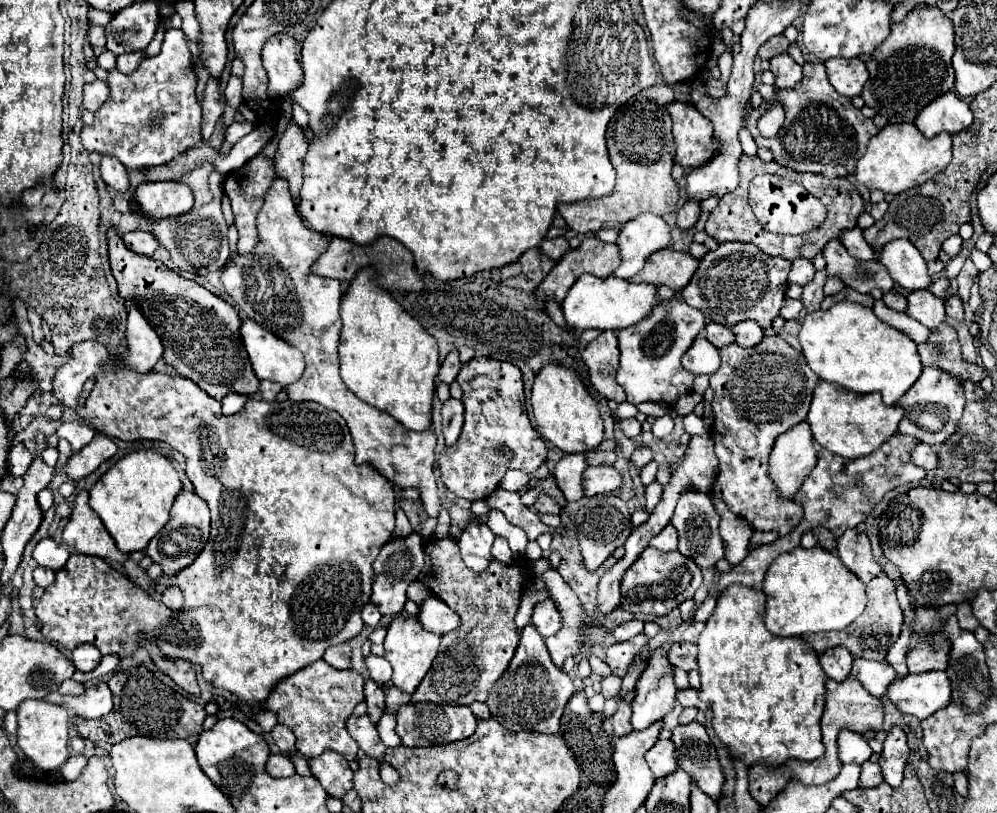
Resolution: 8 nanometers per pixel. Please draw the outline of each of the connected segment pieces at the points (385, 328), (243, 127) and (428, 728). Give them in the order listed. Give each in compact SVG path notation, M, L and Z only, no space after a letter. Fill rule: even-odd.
M370 266L362 268L354 276L354 282L350 282L346 294L340 300L340 318L340 376L346 388L366 404L394 416L408 430L426 430L432 424L434 380L440 370L436 338L428 334L422 324L414 320L404 308L400 308L386 288L376 284L376 270Z
M248 121L234 122L226 129L225 140L234 145L240 138L250 133L254 128L254 124Z
M406 704L398 710L396 732L404 746L440 746L472 736L476 730L476 716L468 706L438 706L438 704Z

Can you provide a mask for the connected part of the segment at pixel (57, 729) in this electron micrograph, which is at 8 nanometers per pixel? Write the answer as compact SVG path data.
M24 700L18 706L18 746L22 752L42 770L58 770L66 758L70 756L68 752L68 710L66 706L50 704L46 700Z

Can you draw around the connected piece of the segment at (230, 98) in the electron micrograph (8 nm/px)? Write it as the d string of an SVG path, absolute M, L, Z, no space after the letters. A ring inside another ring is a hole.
M230 76L230 78L228 78L224 96L226 96L226 102L228 102L232 108L238 108L238 106L242 104L242 80L240 80L238 76Z

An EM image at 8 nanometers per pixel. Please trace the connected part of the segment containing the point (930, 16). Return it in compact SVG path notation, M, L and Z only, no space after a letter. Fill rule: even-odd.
M926 4L916 6L908 16L890 26L890 36L880 48L874 50L870 62L870 78L862 92L866 106L876 110L876 114L888 118L890 124L914 122L914 118L938 96L946 94L954 86L952 70L954 54L954 30L952 20L944 16L938 8Z

